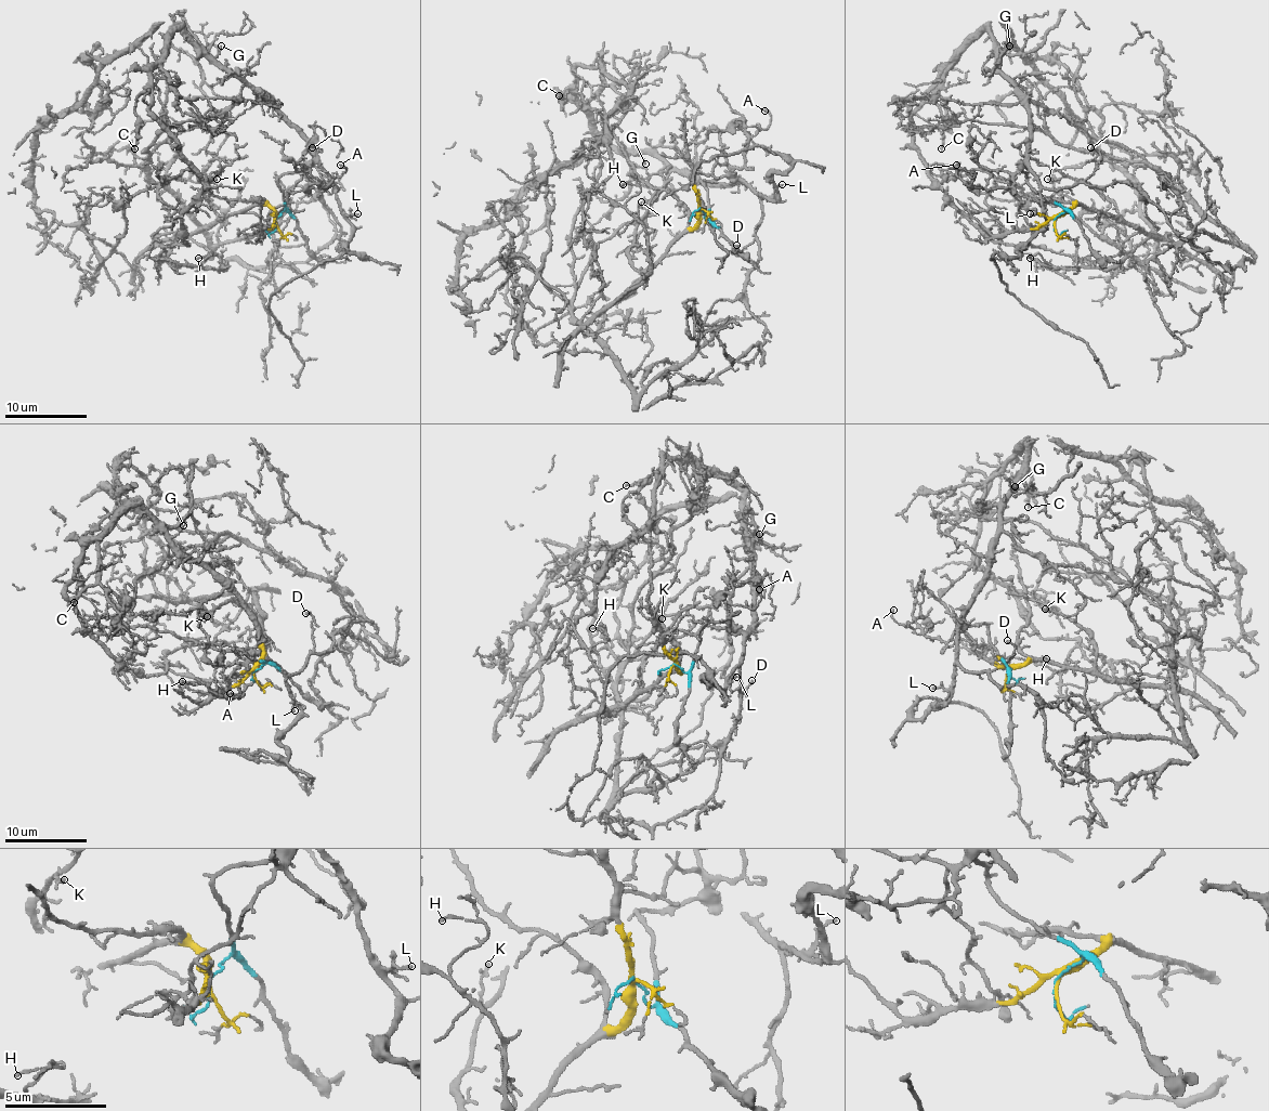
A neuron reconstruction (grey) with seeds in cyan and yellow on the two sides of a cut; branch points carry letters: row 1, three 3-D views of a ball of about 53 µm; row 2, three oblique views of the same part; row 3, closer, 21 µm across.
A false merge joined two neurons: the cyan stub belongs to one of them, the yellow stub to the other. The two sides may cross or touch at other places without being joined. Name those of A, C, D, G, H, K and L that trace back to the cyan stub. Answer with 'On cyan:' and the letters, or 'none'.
On cyan: A, C, D, G, L

